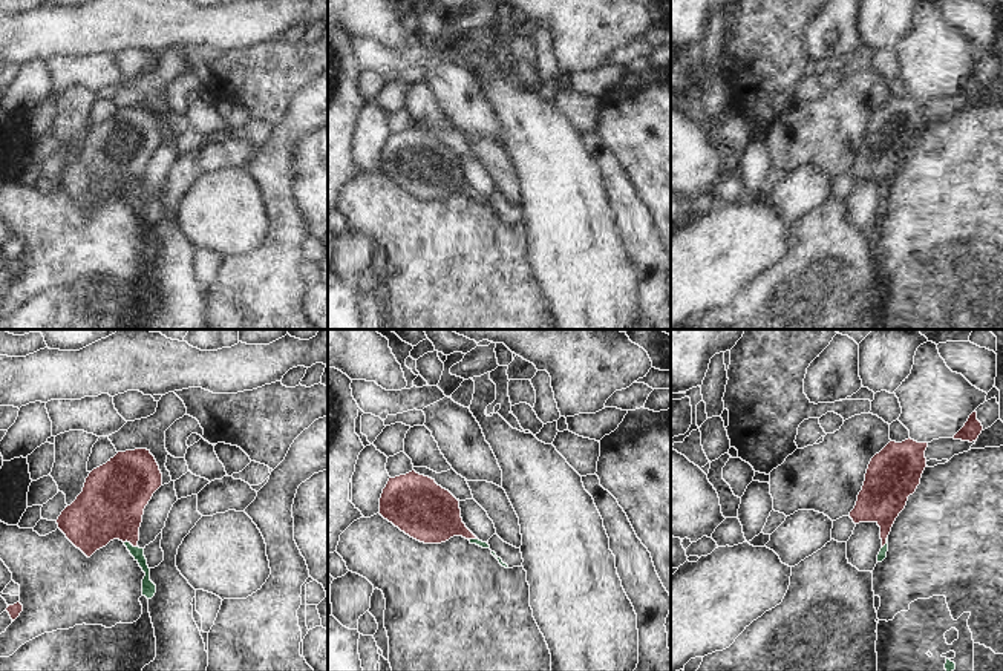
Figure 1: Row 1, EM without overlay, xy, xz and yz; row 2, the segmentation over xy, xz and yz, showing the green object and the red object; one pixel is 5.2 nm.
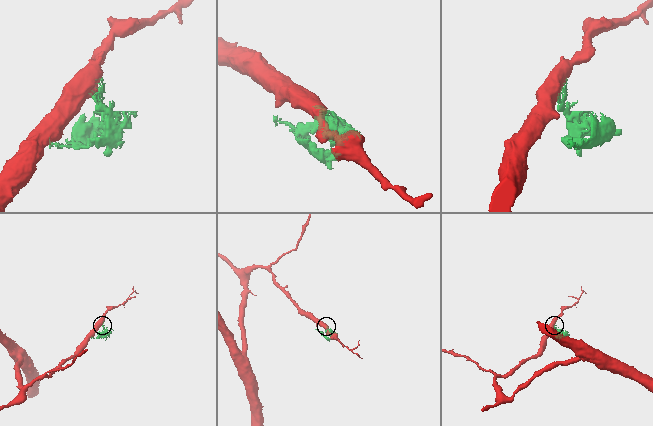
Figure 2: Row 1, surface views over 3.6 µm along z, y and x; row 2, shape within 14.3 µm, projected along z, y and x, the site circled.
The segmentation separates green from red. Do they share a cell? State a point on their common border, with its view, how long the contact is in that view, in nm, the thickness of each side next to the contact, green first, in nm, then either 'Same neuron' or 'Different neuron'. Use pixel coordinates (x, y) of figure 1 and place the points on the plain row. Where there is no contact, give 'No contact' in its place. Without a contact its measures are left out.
Touches green at xy (129, 199). Shared border 80 nm. Thickness 60 nm (green) against 340 nm. Different neuron.

